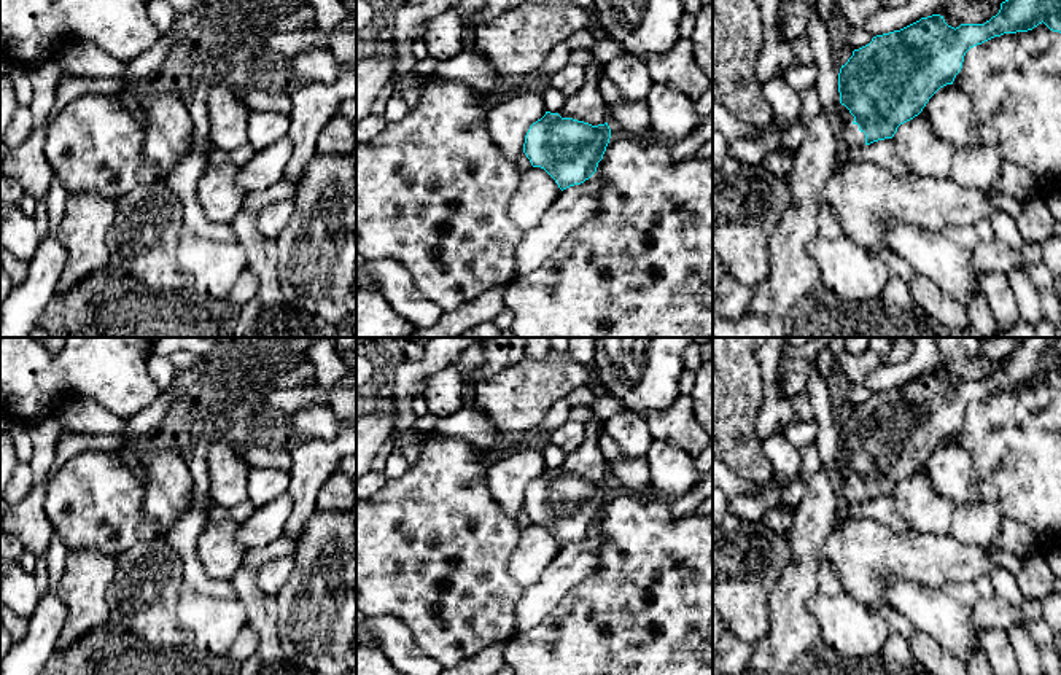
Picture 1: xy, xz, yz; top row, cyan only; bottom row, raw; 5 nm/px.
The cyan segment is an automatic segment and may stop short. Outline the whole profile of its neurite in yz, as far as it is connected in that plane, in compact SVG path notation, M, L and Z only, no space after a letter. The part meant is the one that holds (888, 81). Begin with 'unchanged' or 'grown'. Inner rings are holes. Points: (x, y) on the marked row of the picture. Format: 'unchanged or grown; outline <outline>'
grown; outline M1005 0L1001 3L999 13L985 24L961 24L954 29L945 22L943 16L932 14L900 30L873 37L869 45L853 51L838 73L838 108L846 143L857 148L892 139L897 127L918 116L940 88L953 84L970 48L1004 33L1032 30L1042 22L1050 30L1061 33L1061 0Z

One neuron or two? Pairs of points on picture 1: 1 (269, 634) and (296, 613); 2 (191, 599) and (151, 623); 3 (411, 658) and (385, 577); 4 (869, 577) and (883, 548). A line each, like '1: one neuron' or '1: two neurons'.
1: two neurons
2: two neurons
3: two neurons
4: one neuron

